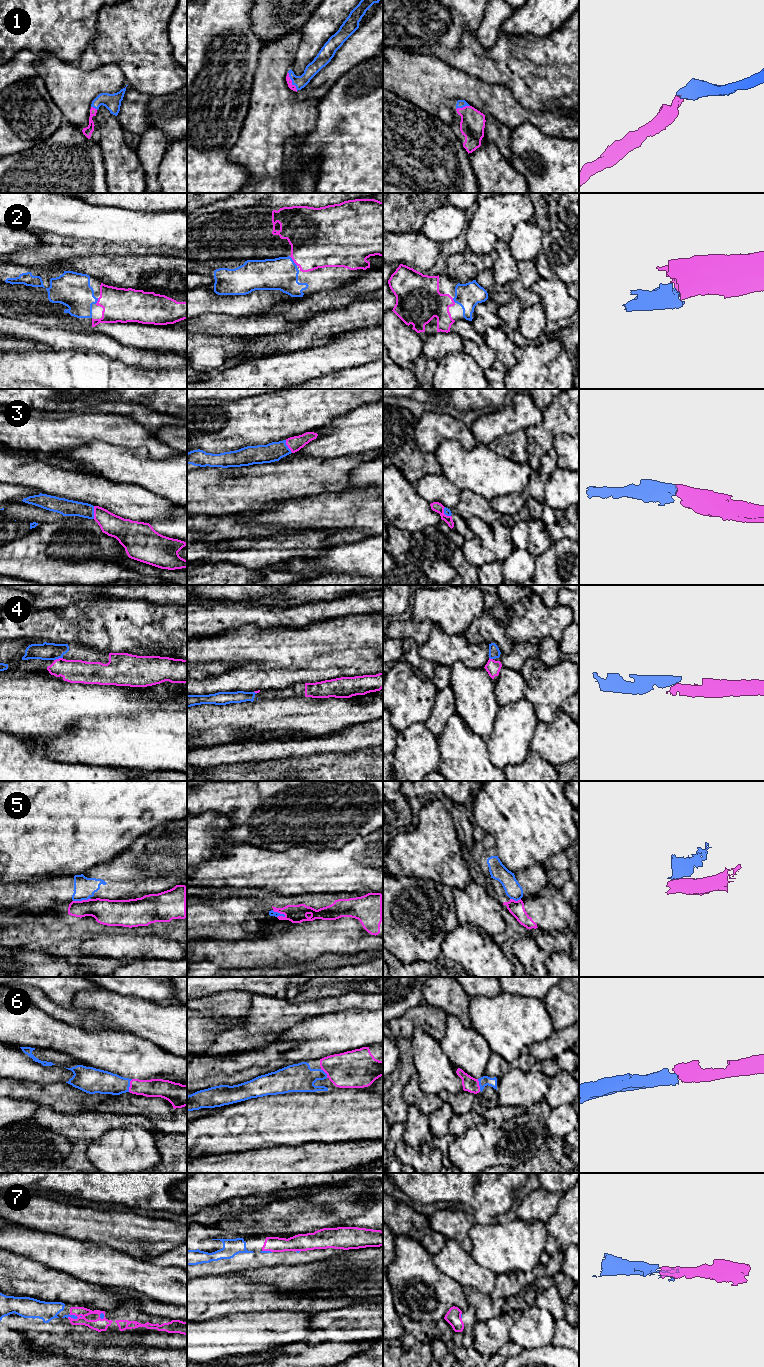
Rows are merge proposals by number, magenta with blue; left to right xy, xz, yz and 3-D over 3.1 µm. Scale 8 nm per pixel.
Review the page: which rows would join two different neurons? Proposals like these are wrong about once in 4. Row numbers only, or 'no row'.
5

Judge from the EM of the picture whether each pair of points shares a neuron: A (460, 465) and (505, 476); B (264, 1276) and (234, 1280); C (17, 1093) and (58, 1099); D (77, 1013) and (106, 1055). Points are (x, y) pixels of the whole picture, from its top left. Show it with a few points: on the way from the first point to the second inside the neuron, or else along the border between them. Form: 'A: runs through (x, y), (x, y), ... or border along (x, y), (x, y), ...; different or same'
A: runs through (471, 470), (481, 470), (488, 475), (494, 476); same
B: border along (241, 1274), (247, 1280), (258, 1280), (267, 1284); different
C: runs through (27, 1093), (48, 1094); same
D: border along (67, 1023), (87, 1030), (113, 1030); different

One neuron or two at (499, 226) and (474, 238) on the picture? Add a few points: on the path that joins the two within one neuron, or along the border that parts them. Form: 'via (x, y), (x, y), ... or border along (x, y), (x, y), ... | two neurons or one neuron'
via (493, 226), (488, 226), (480, 234) | one neuron

